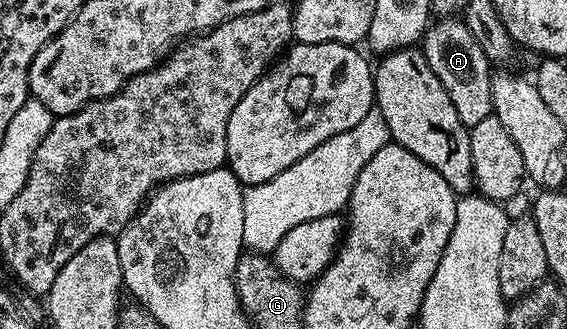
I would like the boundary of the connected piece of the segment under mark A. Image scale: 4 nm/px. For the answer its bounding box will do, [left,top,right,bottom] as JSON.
[420,17,493,127]

